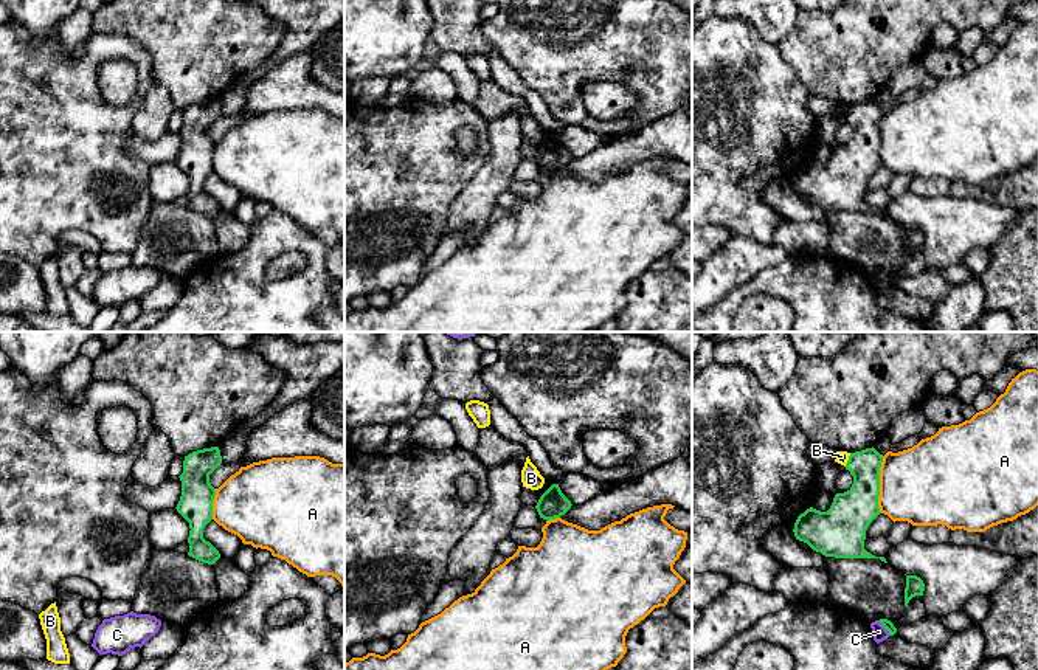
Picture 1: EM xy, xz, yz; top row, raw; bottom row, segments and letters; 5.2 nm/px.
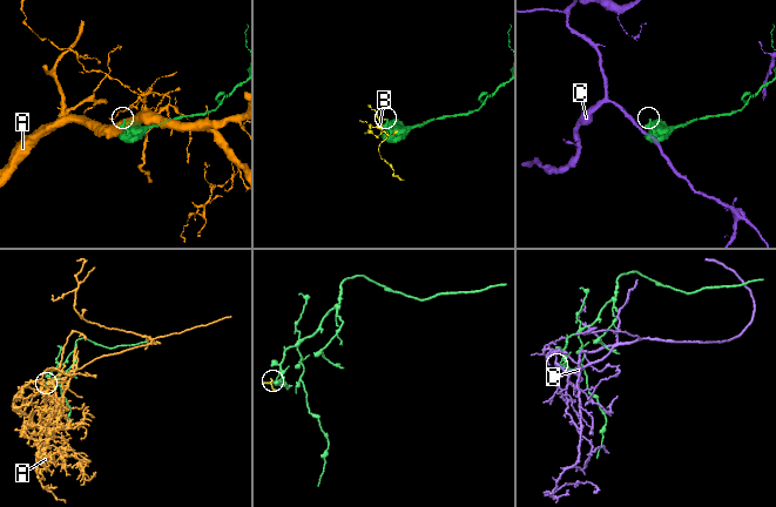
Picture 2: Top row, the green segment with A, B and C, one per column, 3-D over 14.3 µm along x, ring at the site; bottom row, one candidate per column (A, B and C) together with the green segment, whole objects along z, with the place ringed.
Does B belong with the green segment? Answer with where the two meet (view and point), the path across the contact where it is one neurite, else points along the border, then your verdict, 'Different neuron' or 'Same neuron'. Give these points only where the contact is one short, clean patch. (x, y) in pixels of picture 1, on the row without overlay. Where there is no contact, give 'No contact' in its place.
Touches green at yz (849, 112). Boundary: yz (851, 106), (844, 118). Different neuron

